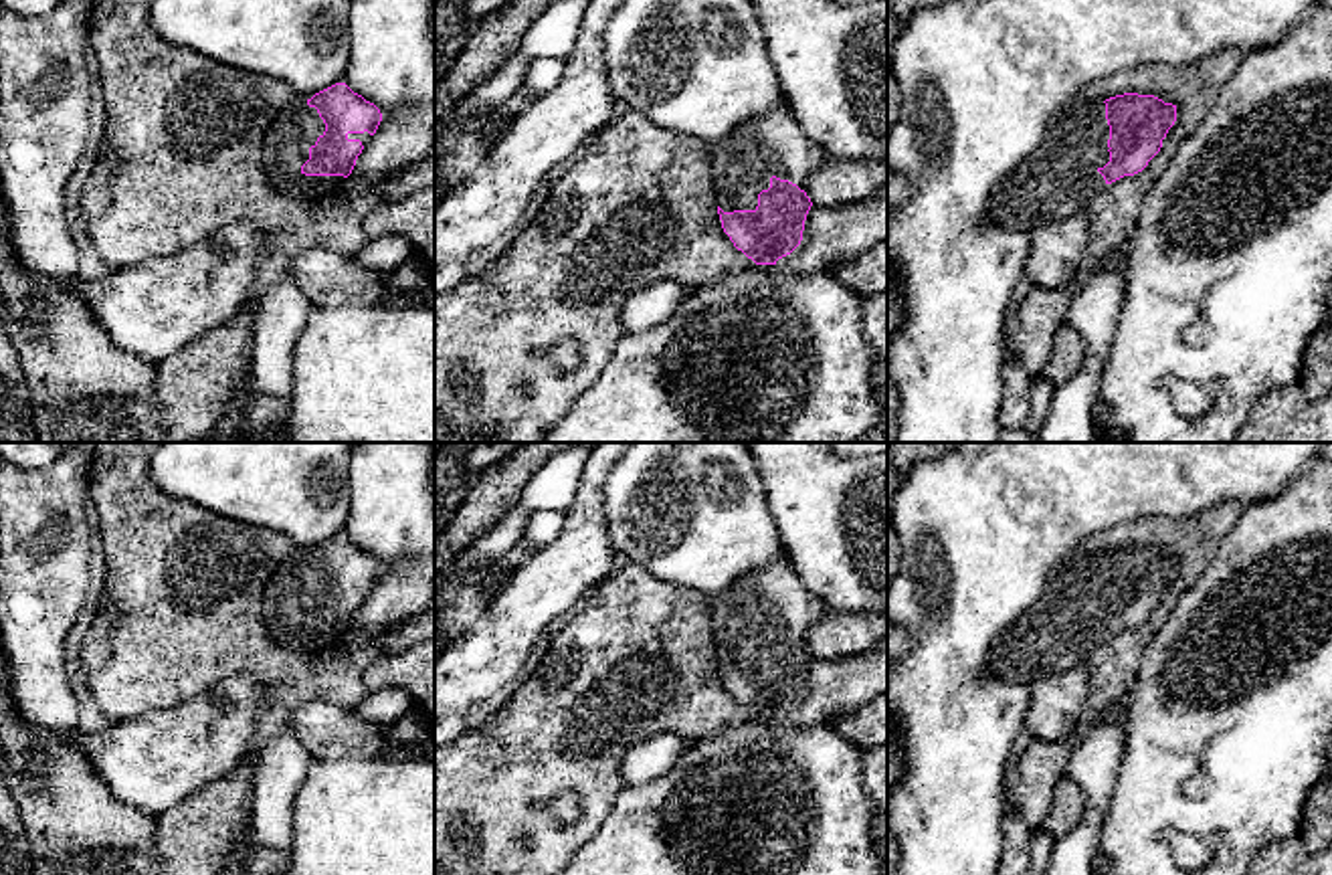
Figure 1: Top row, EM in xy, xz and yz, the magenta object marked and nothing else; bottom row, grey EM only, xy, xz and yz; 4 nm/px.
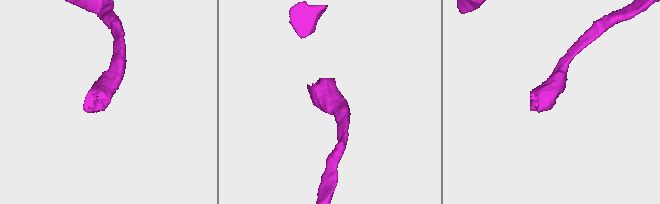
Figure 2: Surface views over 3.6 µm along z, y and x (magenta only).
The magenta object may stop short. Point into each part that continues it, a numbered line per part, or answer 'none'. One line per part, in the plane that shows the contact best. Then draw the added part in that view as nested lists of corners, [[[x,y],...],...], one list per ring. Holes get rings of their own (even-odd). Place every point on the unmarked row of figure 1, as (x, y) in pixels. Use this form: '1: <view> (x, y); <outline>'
1: xy (298, 578); [[[295,548],[277,568],[263,600],[263,618],[271,637],[295,651],[313,653],[334,647],[344,628],[305,628],[301,618],[309,612],[309,600],[323,588],[325,576],[307,554],[313,548]]]

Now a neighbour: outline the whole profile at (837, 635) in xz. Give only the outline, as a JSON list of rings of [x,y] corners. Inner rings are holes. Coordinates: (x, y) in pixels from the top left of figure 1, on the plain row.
[[[827,610],[823,618],[808,628],[806,649],[817,659],[841,661],[871,651],[885,637],[885,614],[851,614]]]

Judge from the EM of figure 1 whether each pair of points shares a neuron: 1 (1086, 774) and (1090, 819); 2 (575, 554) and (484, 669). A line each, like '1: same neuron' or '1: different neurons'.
1: same neuron
2: same neuron

